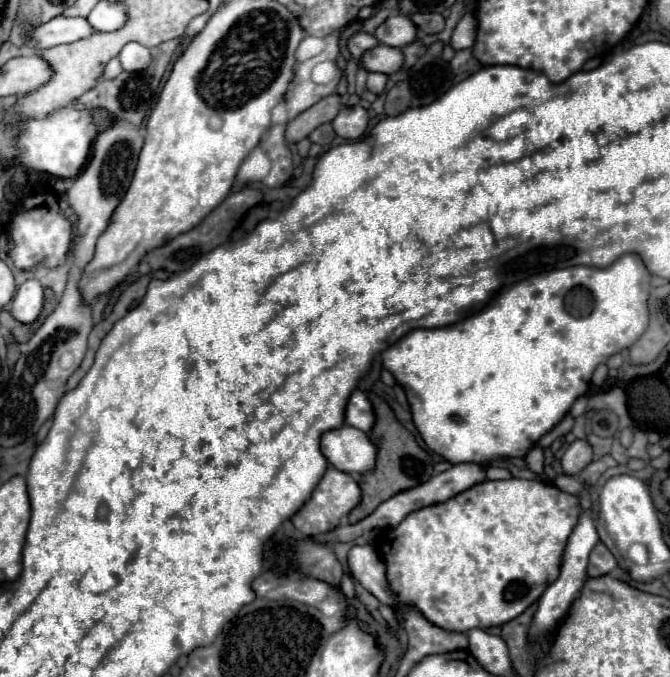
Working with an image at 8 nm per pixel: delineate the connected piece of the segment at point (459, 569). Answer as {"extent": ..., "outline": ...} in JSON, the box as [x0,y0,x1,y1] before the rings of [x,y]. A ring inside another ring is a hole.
{"extent":[381,479,583,631],"outline":[[[507,479],[507,481],[483,481],[455,497],[451,497],[449,501],[419,509],[411,515],[407,515],[395,529],[389,529],[383,535],[381,541],[381,553],[387,565],[387,577],[389,583],[395,591],[399,591],[399,597],[403,601],[403,607],[407,609],[419,609],[431,623],[447,629],[447,631],[469,631],[471,627],[479,627],[479,629],[487,629],[487,627],[495,627],[495,625],[503,625],[511,619],[515,619],[517,615],[521,615],[531,603],[535,603],[539,599],[539,595],[545,591],[545,587],[555,581],[559,577],[559,567],[561,567],[561,559],[563,559],[563,551],[569,539],[569,533],[573,531],[573,527],[579,521],[579,515],[583,513],[581,505],[579,505],[579,497],[565,493],[561,489],[557,489],[553,483],[543,483],[543,481],[535,481],[535,479]]]}

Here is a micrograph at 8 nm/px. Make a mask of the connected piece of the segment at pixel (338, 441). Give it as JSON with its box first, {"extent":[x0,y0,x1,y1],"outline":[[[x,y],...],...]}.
{"extent":[321,425,377,475],"outline":[[[351,425],[327,431],[321,437],[321,451],[335,469],[349,475],[361,475],[375,467],[377,447],[367,433]]]}

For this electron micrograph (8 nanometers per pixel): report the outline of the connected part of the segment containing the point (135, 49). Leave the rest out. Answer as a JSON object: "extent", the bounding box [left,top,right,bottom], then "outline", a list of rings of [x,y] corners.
{"extent":[119,43,151,71],"outline":[[[127,43],[119,53],[119,61],[125,71],[143,71],[151,63],[151,53],[141,43]]]}

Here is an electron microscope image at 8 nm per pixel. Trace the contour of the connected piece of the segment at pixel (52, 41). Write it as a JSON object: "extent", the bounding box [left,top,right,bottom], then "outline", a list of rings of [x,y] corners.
{"extent":[29,17,93,51],"outline":[[[55,17],[47,23],[33,27],[29,37],[35,41],[37,49],[45,51],[55,45],[79,41],[83,37],[89,37],[91,33],[93,29],[85,17]]]}

